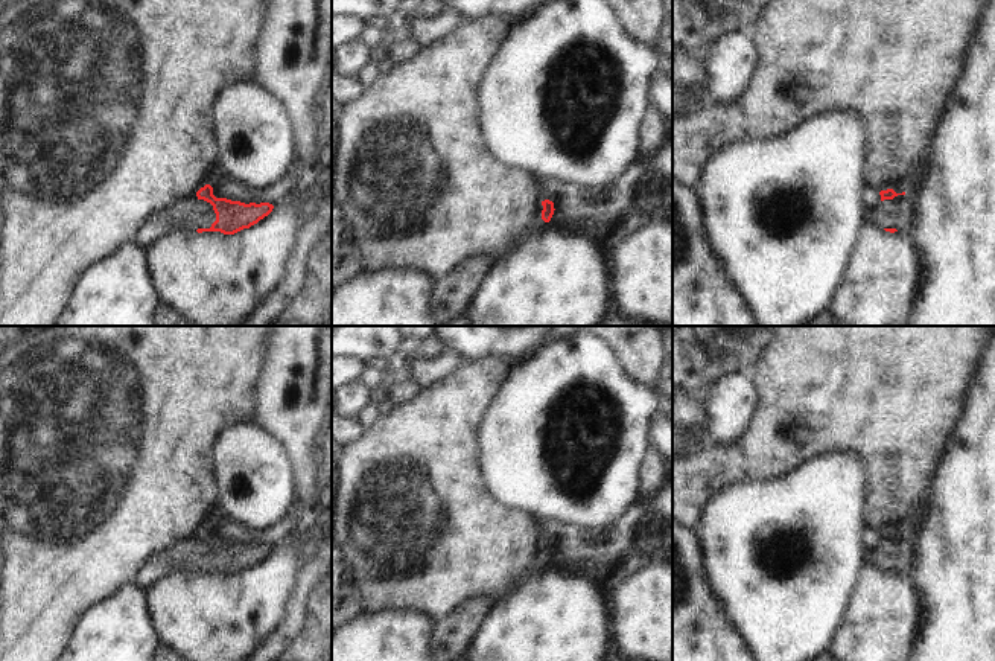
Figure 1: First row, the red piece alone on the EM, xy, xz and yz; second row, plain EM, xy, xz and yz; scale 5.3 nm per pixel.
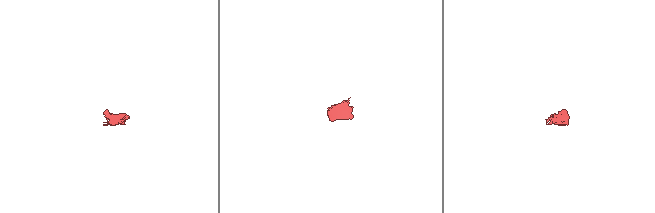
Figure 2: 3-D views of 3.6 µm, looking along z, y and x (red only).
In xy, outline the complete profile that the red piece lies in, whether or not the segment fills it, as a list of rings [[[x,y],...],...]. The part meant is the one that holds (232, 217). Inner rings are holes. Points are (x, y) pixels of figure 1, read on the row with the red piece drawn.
[[[205,184],[193,196],[173,203],[167,209],[152,213],[137,230],[132,242],[143,250],[160,236],[173,230],[184,232],[221,232],[234,235],[250,228],[272,212],[269,203],[240,203],[216,198],[213,187]]]

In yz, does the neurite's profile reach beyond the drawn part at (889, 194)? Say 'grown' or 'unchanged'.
grown

